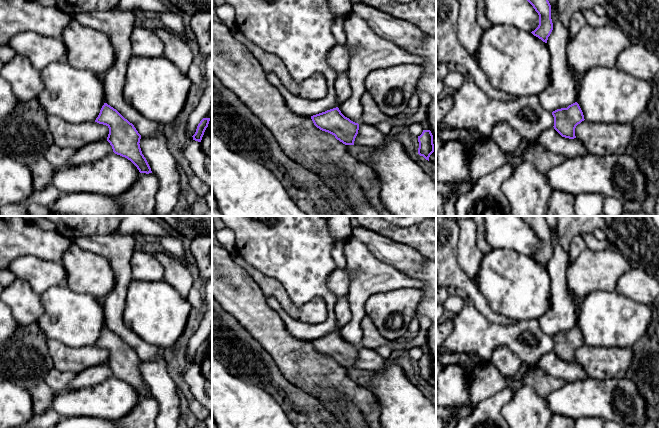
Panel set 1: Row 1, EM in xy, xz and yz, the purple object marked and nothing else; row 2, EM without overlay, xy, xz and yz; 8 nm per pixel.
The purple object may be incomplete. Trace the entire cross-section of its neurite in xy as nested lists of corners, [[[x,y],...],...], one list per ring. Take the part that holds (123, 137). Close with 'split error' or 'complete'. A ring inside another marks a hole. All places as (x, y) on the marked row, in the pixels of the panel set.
[[[107,103],[94,122],[72,124],[56,116],[48,116],[48,126],[54,144],[61,148],[78,150],[106,139],[113,152],[130,160],[140,173],[152,173],[140,148],[141,135],[132,123]]] | split error

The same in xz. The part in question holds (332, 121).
[[[212,19],[212,72],[220,79],[224,86],[232,90],[238,98],[256,115],[260,121],[272,132],[284,153],[293,161],[307,170],[320,176],[325,184],[345,203],[348,199],[344,195],[344,188],[340,183],[342,174],[351,178],[365,193],[365,196],[382,216],[393,216],[380,203],[381,183],[373,168],[350,155],[348,145],[354,145],[358,134],[359,124],[345,117],[338,107],[313,116],[301,116],[294,113],[285,103],[278,88],[269,82],[267,72],[262,68],[258,60],[251,54],[245,45],[237,41],[231,29],[227,28],[217,19]]] | split error

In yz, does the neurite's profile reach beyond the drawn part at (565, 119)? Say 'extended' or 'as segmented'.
extended

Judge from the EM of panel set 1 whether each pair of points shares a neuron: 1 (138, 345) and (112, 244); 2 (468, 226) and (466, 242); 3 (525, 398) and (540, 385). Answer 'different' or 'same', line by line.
1: same
2: same
3: different

